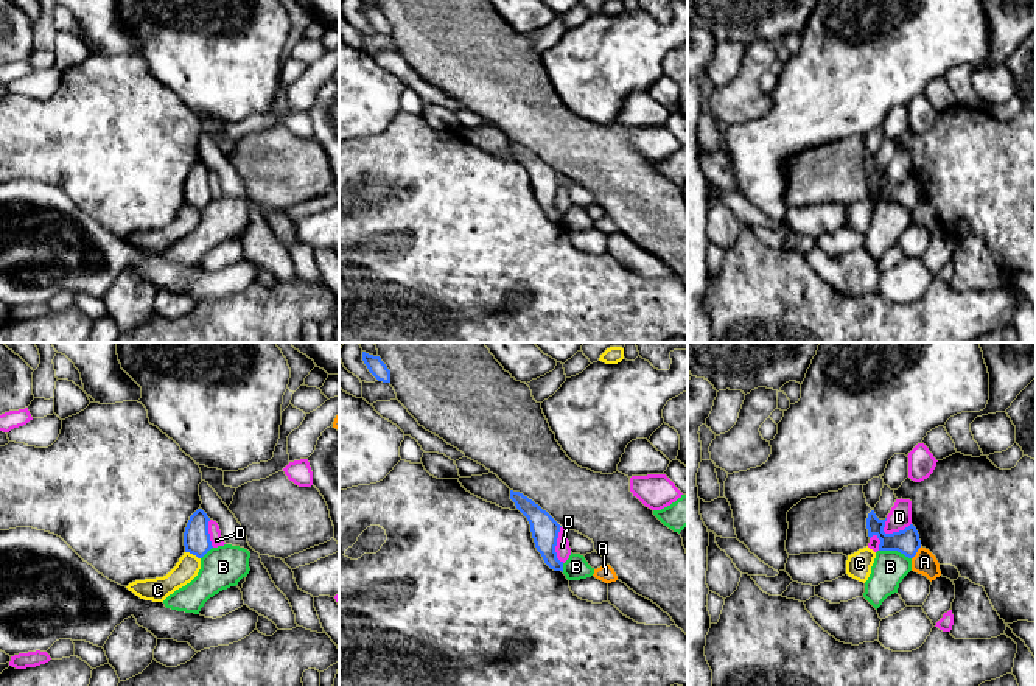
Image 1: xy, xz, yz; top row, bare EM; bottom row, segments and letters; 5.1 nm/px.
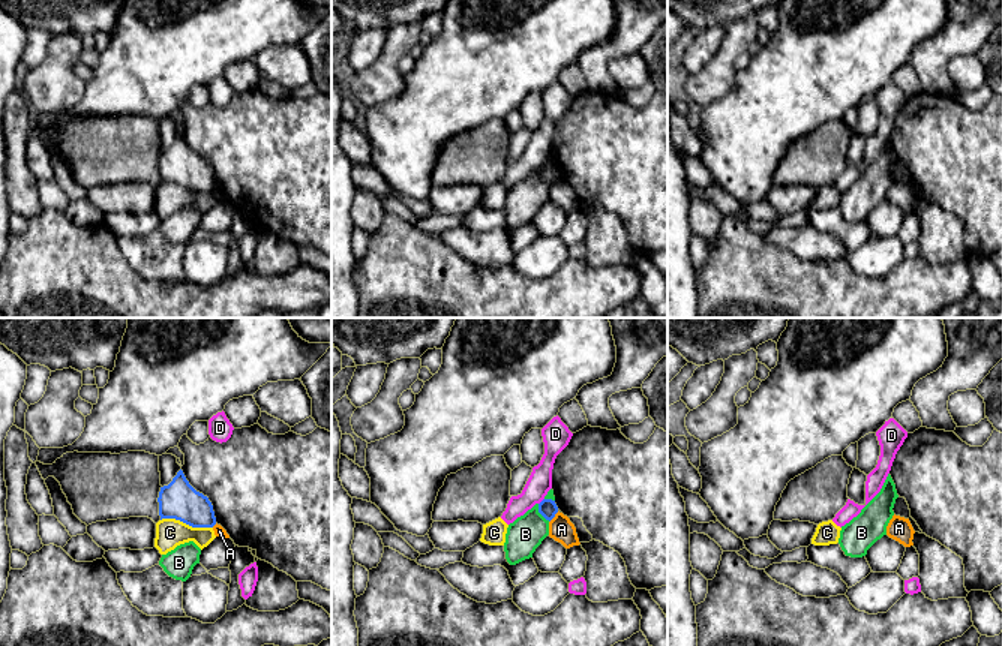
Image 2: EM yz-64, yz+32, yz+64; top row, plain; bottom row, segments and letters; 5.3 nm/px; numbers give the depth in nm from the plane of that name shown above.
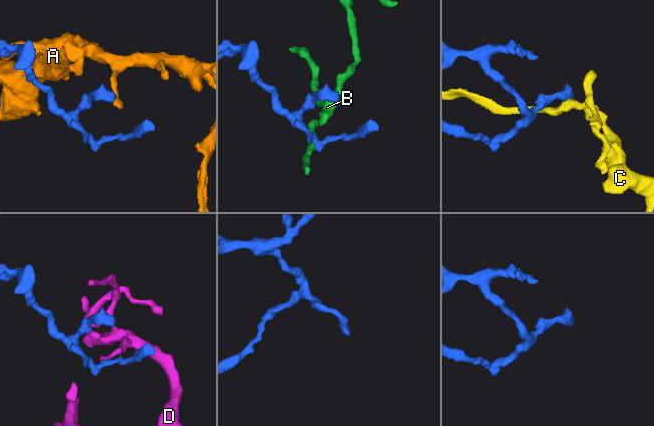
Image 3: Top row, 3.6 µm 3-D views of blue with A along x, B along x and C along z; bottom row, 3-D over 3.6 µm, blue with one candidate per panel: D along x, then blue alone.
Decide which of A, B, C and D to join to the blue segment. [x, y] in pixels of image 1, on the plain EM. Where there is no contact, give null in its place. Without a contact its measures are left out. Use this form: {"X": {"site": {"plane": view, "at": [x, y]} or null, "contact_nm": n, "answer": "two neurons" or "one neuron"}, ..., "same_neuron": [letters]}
{"A": {"site": {"plane": "yz", "at": [916, 202]}, "contact_nm": 90, "answer": "two neurons"}, "B": {"site": {"plane": "yz", "at": [895, 201]}, "contact_nm": 180, "answer": "two neurons"}, "C": {"site": {"plane": "xy", "at": [193, 206]}, "contact_nm": 90, "answer": "two neurons"}, "D": {"site": {"plane": "yz", "at": [896, 184]}, "contact_nm": 160, "answer": "two neurons"}, "same_neuron": []}

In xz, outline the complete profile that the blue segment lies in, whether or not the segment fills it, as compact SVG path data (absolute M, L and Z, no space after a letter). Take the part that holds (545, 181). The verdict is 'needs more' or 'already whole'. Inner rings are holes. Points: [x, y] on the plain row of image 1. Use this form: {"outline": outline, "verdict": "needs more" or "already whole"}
{"outline": "M510 142L510 151L516 160L527 170L530 176L532 190L537 202L541 205L544 215L563 224L563 213L557 210L555 198L560 184L560 176L538 156L520 143Z", "verdict": "already whole"}

